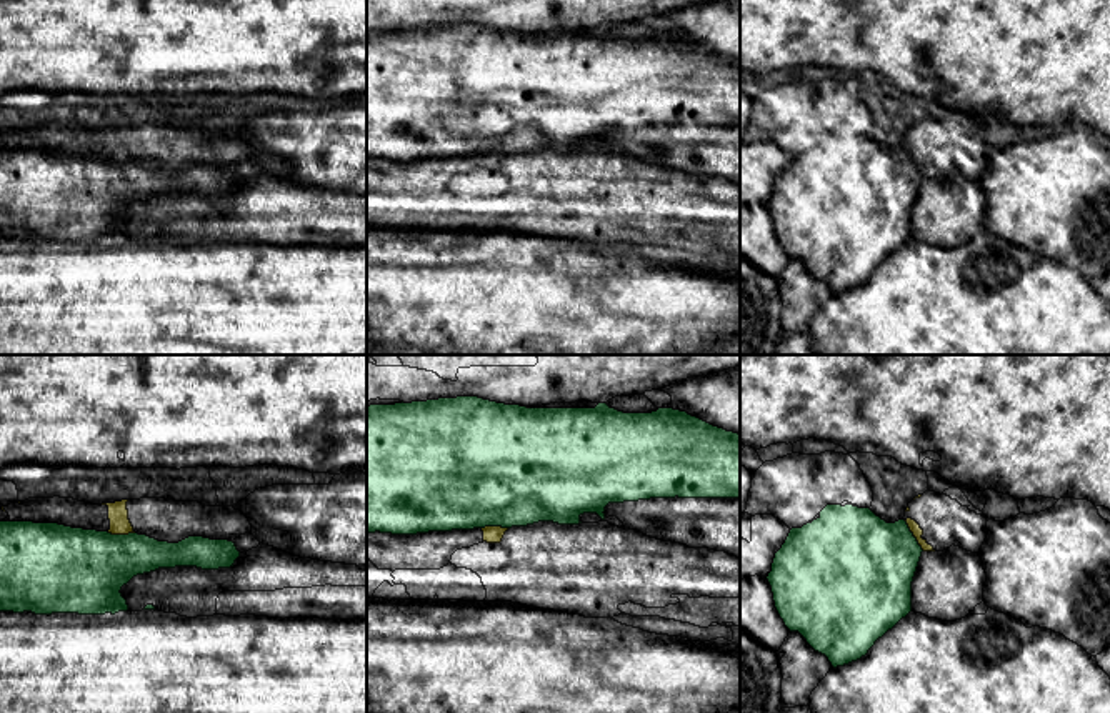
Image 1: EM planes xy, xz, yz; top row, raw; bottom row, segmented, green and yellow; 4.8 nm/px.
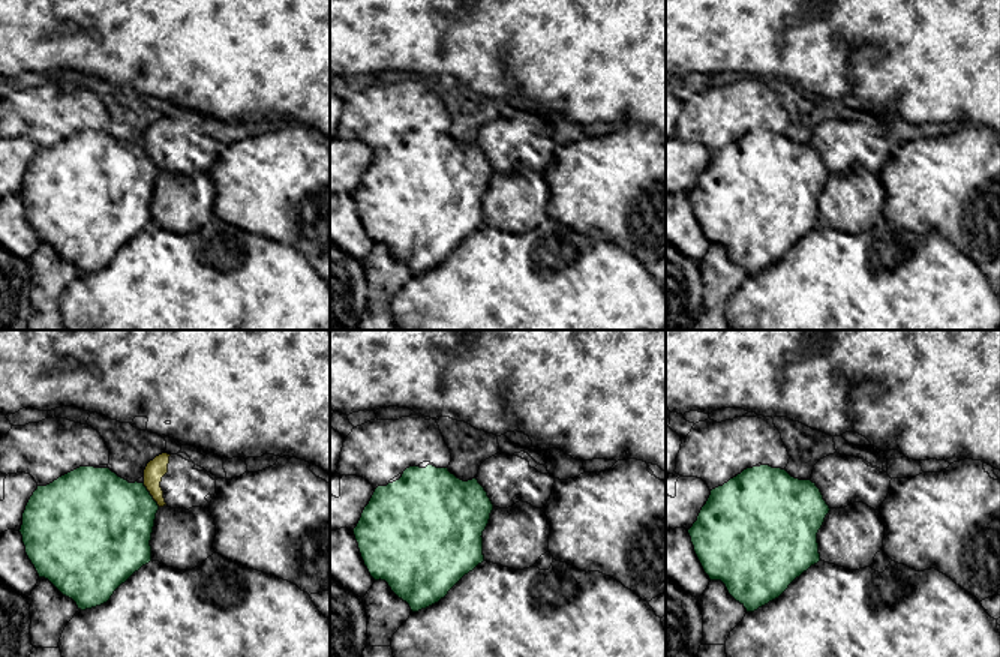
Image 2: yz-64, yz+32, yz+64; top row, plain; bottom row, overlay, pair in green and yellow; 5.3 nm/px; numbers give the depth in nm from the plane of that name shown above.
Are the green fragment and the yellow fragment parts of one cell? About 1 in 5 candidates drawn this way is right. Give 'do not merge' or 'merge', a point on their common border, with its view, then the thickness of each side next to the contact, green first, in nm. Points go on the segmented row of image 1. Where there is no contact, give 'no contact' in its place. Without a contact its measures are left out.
do not merge | yz (912, 535) | 440/50 nm

